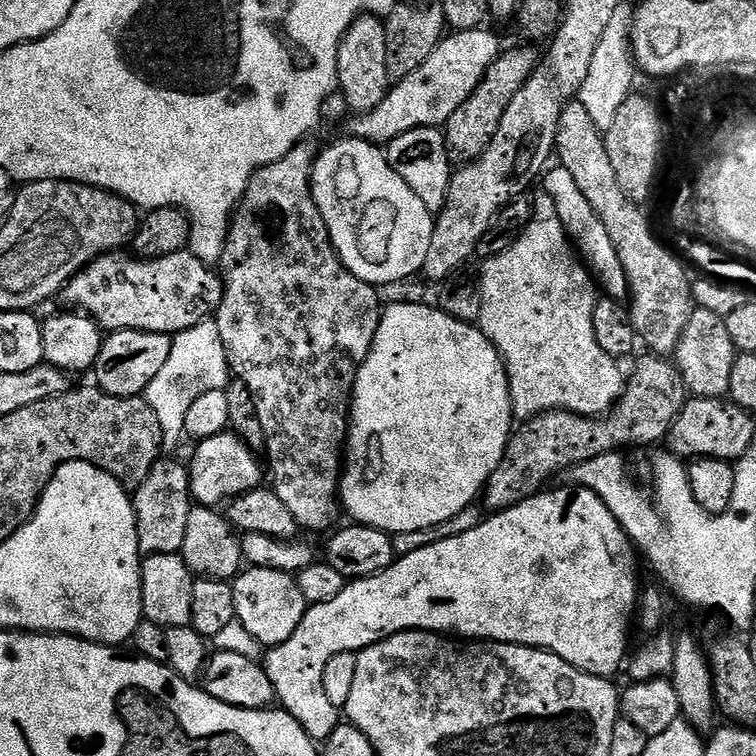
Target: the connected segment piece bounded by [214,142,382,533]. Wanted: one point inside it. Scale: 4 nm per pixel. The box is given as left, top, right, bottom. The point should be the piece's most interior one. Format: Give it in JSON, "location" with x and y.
{"location":[296,326]}

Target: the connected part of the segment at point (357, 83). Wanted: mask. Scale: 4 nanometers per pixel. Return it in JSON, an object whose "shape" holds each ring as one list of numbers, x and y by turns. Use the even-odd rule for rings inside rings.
{"shape":[[371,14,357,16,346,30,338,50,338,88,353,113,369,112,386,98,390,87,386,62,386,30,381,17]]}

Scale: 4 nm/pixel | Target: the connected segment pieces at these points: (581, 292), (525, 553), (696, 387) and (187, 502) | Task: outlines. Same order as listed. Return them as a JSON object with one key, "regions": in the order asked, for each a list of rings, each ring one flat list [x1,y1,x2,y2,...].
{"regions":[[[540,194,532,200,532,217,522,230,522,234,514,241,509,248,502,250,502,254,487,257,483,261,484,269,478,277,478,285,482,296,482,312,478,326,490,338,490,342,498,350,498,354,504,360,506,374,510,382,510,398,512,399,512,415,516,418,531,418,541,416,543,412,573,412,579,416,601,417,612,410,612,405,616,403,624,394,626,383,625,373,620,373,621,365,602,346,598,346,598,338,594,334,594,308,598,299,598,285,583,259,578,255,573,243,568,239,566,230,562,226,562,218,558,218,558,210,554,207,554,198,546,194]],[[579,486,567,487,556,488,553,492,541,490,536,495,523,500,518,506,507,508,505,512,498,512,481,519,480,524,474,526,474,530,466,530,457,536,422,546,422,550,414,550,410,554,399,557,386,570,382,570,378,574,345,583,342,594,338,594,338,598,332,599,331,602,311,605,305,612,302,622,298,622,298,630,294,630,294,634,290,634,290,638,286,638,286,642,282,642,277,648,267,649,262,660,270,682,274,682,279,707,295,718,298,726,302,726,302,730,306,730,306,734,311,740,314,742,328,741,330,734,334,734,334,730,342,723,342,712,341,709,333,706,330,698,326,698,326,686,322,686,322,673,326,671,326,662,330,662,330,658,334,658,334,654,358,653,363,648,369,648,382,642,388,636,413,630,439,632,452,638,463,638,468,642,525,644,527,648,542,648,546,652,553,652,558,658,562,658,580,672,585,672,591,676,615,677,615,672,619,668,621,671,622,665,625,663,626,653,629,651,628,627,634,624,634,617,638,612,638,601,642,596,640,576,636,573,638,549,626,534,626,530,622,530,618,518,614,518,614,514,610,514,606,502,602,502,602,498,598,498,598,494,594,494,594,490]],[[699,306,693,307,690,322,682,330,682,338,674,353,674,363,682,374,682,382,693,397,715,400,727,397,730,392,730,376,738,353,723,316]],[[161,458,150,466,150,474,146,474,146,482,135,488,132,496,132,509,136,511,136,529,140,551,144,554,179,554,182,542,186,542,186,518,190,518,194,507,192,484,188,481,189,469,184,468,176,460]]]}

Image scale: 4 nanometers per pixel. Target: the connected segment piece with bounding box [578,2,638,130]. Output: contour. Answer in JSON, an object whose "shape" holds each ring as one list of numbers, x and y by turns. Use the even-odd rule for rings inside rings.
{"shape":[[622,2,618,10,614,10,614,18,610,18,610,26,606,26,594,50,594,56,590,58,590,70,586,74,586,82,582,82,578,93,578,103,586,106,594,126,598,126,601,130,614,126,614,114,618,114,618,106,626,102,626,98,633,91,632,83,635,82,636,76,638,77,632,55,633,15,633,5,628,5,628,2]]}

